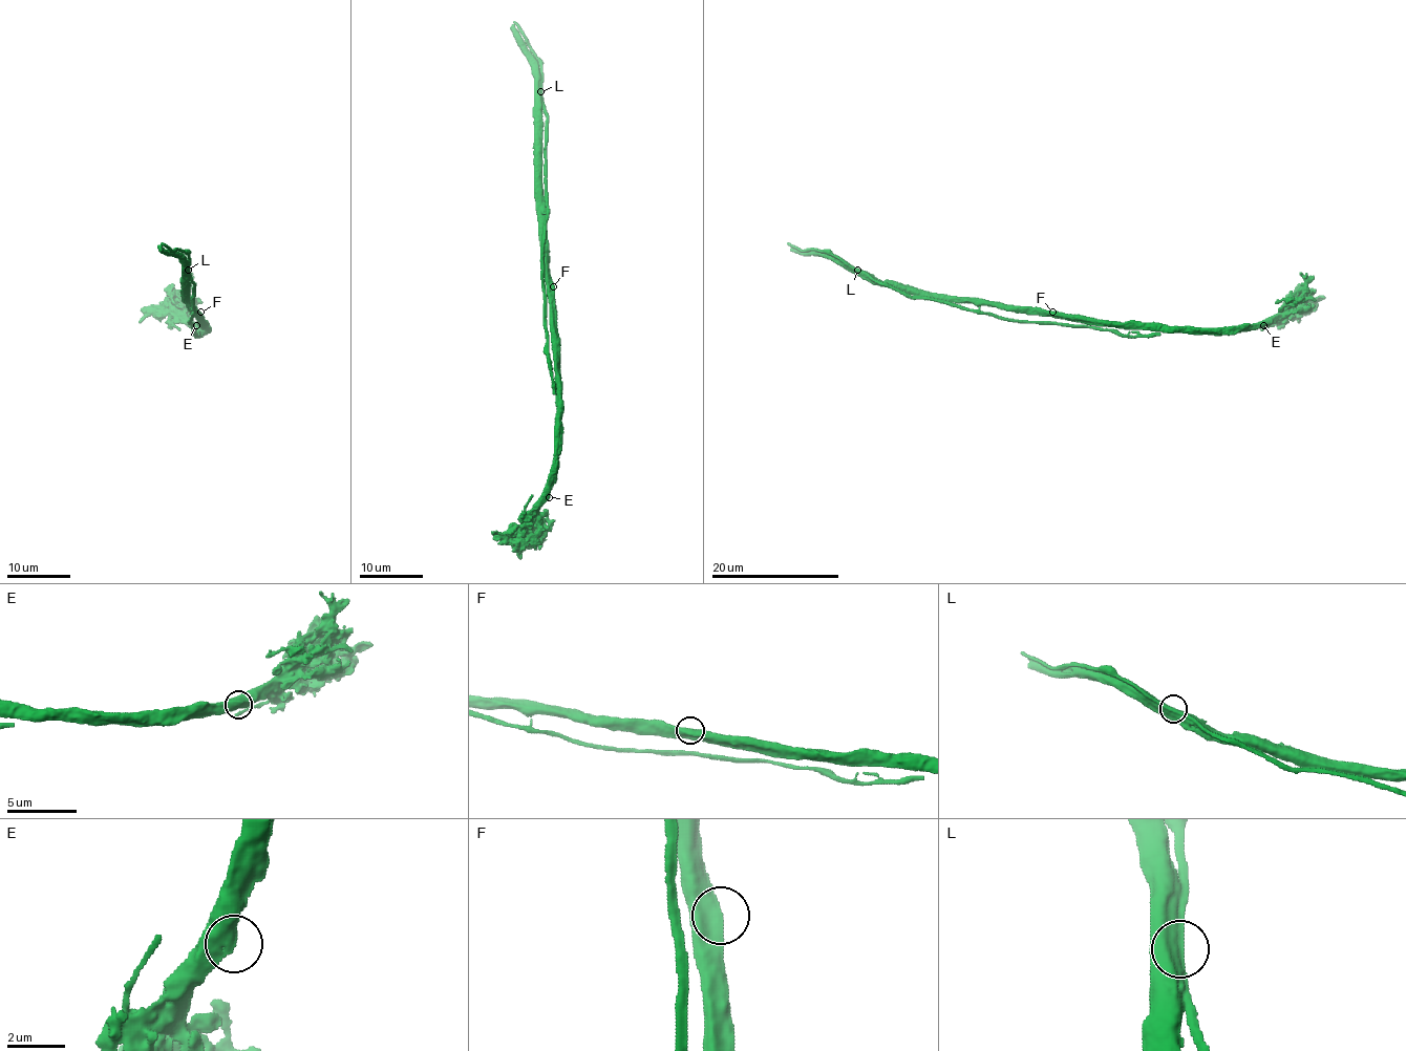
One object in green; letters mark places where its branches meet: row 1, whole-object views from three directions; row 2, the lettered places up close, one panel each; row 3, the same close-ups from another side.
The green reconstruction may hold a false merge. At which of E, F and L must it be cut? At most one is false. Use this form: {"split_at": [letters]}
{"split_at": ["L"]}

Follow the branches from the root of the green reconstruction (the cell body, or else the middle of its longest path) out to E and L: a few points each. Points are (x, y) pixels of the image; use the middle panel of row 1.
E: (549, 286), (558, 406), (558, 467), (549, 497)
L: (549, 286), (547, 240), (540, 207), (540, 91)

